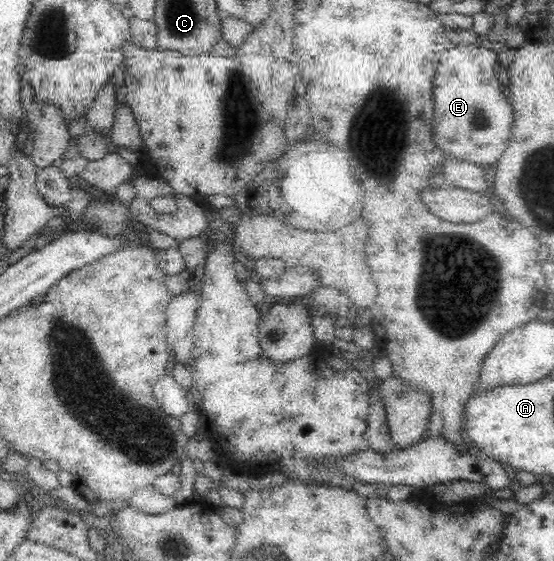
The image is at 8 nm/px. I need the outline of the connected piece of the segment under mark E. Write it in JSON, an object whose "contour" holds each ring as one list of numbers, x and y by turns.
{"contour":[[459,45,459,48,453,48,451,50,447,50,442,54,439,53,440,65,438,66,438,71,436,77,433,82,435,82,435,89,433,89,433,96,435,96,435,135,434,142,445,152,445,155,457,157,466,162,471,162,473,164,477,164,484,169,489,169,491,166,495,166,495,164,499,161,499,158,503,155,503,152,507,149,507,146,510,142,512,127,514,124,513,110,509,107,510,103,508,99,501,93,501,85,495,79,495,71,498,71,498,60,497,60,498,51,487,50,487,48,481,46,462,46]]}

